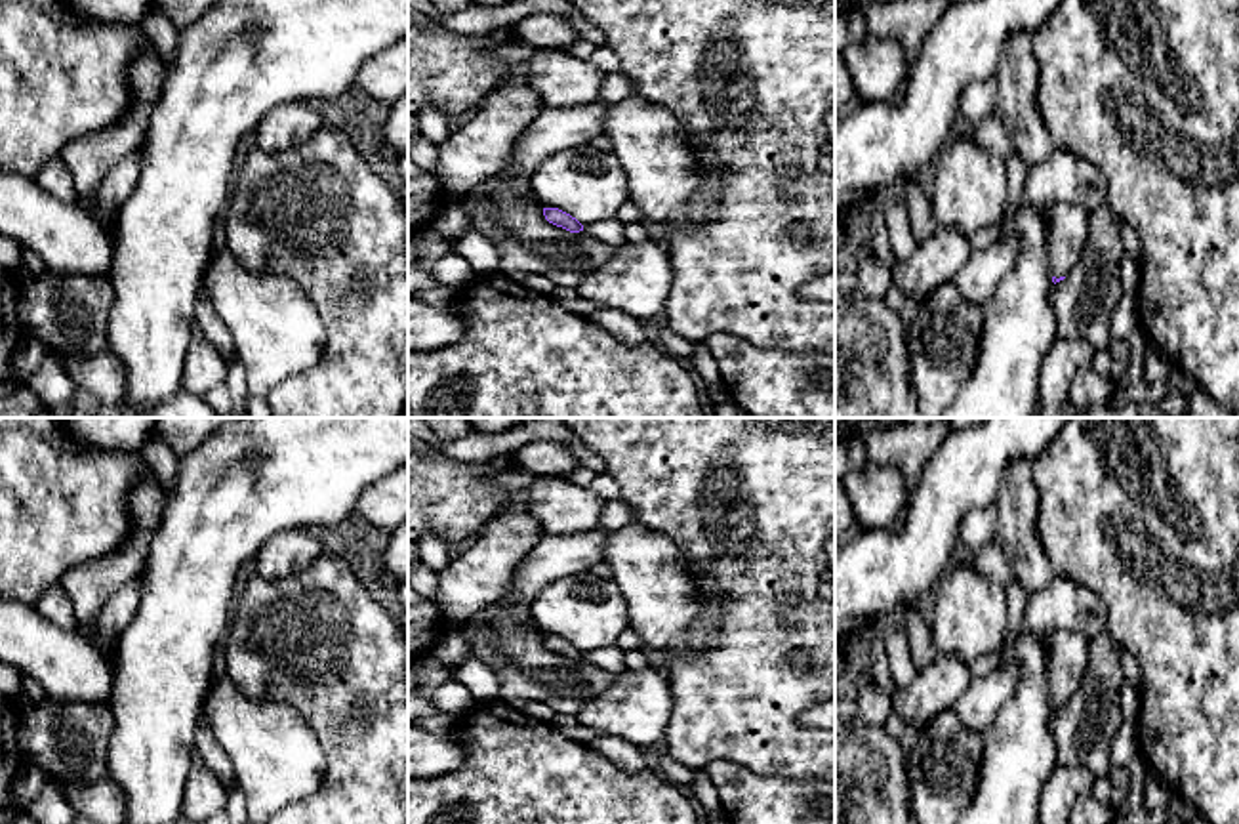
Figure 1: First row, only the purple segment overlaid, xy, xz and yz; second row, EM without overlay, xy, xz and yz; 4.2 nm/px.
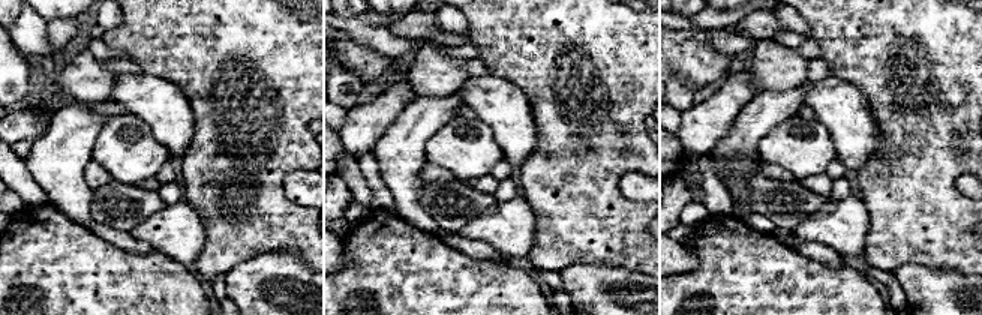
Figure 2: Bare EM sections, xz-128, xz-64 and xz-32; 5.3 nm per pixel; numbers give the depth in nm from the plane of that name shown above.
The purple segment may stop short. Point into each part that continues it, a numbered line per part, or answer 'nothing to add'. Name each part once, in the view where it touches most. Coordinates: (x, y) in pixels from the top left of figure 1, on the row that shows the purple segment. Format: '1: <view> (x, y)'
1: yz (1068, 226)

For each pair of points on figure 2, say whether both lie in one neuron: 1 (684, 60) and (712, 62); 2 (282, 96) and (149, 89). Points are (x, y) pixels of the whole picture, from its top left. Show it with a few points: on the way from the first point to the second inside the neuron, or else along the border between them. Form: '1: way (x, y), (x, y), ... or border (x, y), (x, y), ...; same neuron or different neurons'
1: way (691, 60), (705, 62); same neuron
2: border (149, 74), (164, 77), (180, 89), (194, 123); different neurons

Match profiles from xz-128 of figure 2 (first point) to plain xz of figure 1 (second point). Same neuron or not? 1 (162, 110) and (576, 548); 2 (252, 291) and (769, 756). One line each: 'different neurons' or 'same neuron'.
1: different neurons
2: different neurons

